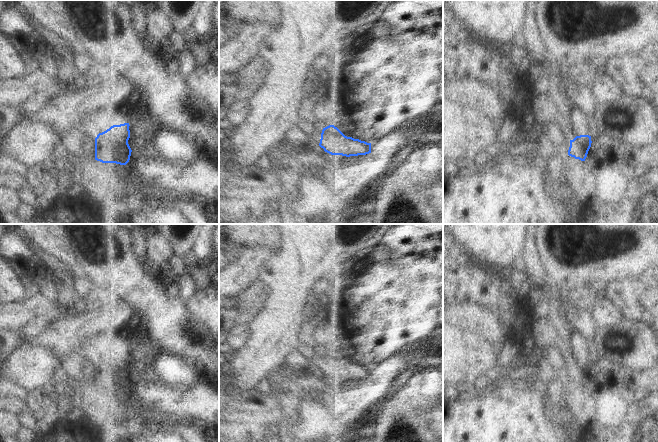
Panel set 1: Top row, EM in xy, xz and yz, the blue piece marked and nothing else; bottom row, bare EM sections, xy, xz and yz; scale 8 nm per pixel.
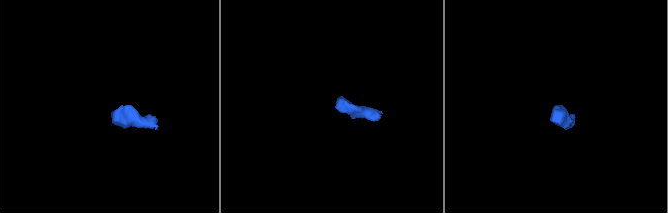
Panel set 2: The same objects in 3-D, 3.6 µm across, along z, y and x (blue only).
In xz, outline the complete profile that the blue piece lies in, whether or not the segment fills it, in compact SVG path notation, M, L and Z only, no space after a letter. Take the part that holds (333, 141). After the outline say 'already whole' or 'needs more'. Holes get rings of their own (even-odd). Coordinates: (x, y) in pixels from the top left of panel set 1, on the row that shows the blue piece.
M334 125L323 128L319 146L331 155L350 157L371 153L371 143L347 137Z; already whole

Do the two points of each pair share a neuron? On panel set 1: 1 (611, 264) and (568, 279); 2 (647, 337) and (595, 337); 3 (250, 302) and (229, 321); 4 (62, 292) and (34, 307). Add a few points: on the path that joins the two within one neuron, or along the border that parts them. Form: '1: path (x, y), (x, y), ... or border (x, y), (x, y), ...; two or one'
1: path (600, 264), (584, 264), (579, 268); one
2: path (634, 337), (626, 331), (608, 331); one
3: path (245, 307), (234, 316); one
4: path (58, 300), (53, 305), (42, 305); one

